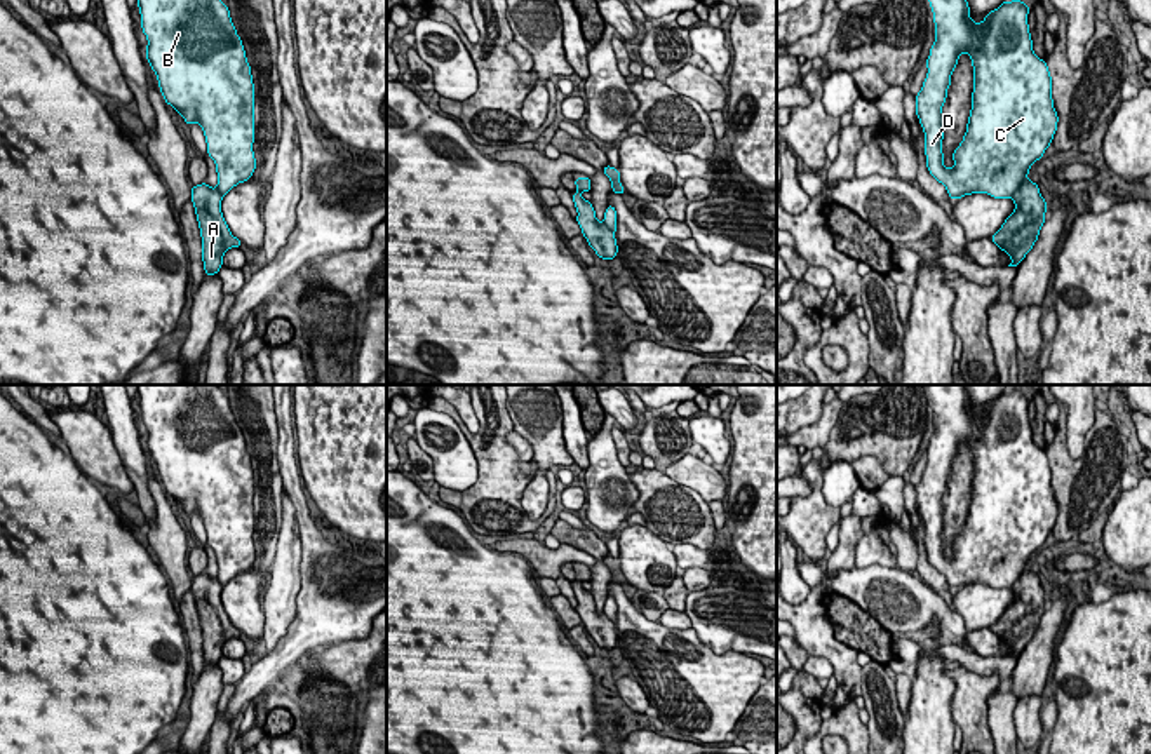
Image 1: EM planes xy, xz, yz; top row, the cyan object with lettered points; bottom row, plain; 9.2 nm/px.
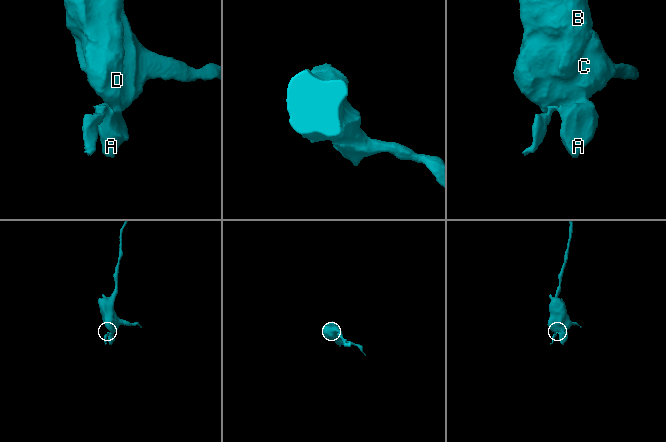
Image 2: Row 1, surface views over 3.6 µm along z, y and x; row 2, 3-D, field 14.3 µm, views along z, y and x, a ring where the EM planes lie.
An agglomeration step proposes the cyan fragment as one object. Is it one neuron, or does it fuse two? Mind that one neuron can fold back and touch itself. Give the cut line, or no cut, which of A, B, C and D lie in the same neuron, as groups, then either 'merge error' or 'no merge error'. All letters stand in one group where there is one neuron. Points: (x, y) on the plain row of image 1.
cut in yz along (1026, 568), (1010, 585); A / B C D; merge error

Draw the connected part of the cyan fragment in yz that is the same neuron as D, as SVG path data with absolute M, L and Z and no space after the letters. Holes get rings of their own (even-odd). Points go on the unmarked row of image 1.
M928 385L933 401L935 432L926 449L926 468L916 484L916 505L925 522L928 562L946 576L952 590L972 583L1006 589L1019 582L1029 557L1045 545L1057 521L1057 502L1052 489L1052 465L1045 449L1033 442L1027 414L1029 395L1015 388L991 401L982 413L970 409L966 385ZM965 442L973 456L972 500L963 531L952 543L954 557L944 555L942 496L951 465Z

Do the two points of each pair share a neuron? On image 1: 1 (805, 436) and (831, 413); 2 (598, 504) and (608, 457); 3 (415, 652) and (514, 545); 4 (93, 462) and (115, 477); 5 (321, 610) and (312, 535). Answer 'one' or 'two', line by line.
1: one
2: one
3: two
4: one
5: one

